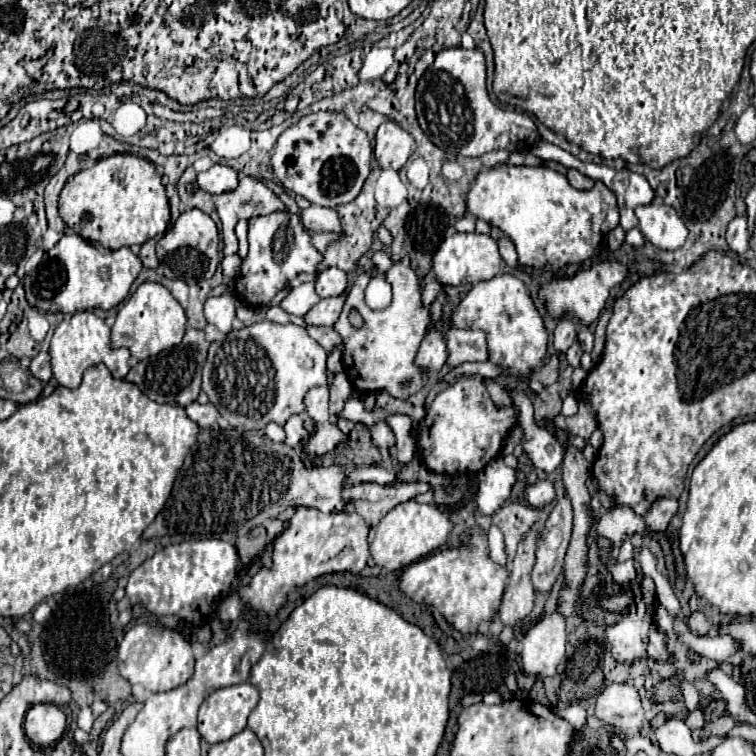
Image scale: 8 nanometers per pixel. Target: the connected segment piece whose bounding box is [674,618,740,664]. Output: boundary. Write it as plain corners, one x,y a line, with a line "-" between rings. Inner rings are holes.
674,618
674,632
678,634
678,636
682,636
684,638
684,642
696,652
696,654
700,654
700,656
706,656
706,658
710,658
710,660
714,660
714,662
718,662
718,664
722,664
728,656
732,656
734,652
738,652
740,650
740,646
732,640
732,638
726,638
726,636
702,636
702,638
698,638
698,636
692,636
676,618

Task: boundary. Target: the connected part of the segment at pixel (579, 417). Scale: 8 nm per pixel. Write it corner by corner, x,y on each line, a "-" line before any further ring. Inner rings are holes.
580,400
580,410
566,418
566,416
556,416
556,428
568,432
568,434
576,434
576,436
582,436
584,440
590,438
590,434
598,428
596,424
596,418
594,418
594,410
590,406
588,400

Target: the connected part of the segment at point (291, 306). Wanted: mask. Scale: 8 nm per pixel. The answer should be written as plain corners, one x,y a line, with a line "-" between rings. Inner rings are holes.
304,282
296,288
292,288
292,292
288,294
288,298
280,304
286,312
296,314
296,316
304,316
306,310
310,310
310,306
314,306
320,300
320,296
314,290
312,282

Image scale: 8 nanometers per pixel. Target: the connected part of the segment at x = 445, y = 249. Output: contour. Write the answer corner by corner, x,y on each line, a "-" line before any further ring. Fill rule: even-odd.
454,234
450,236
434,256
434,272
440,284
460,286
490,280
500,272
502,258
498,254
498,244
488,234

